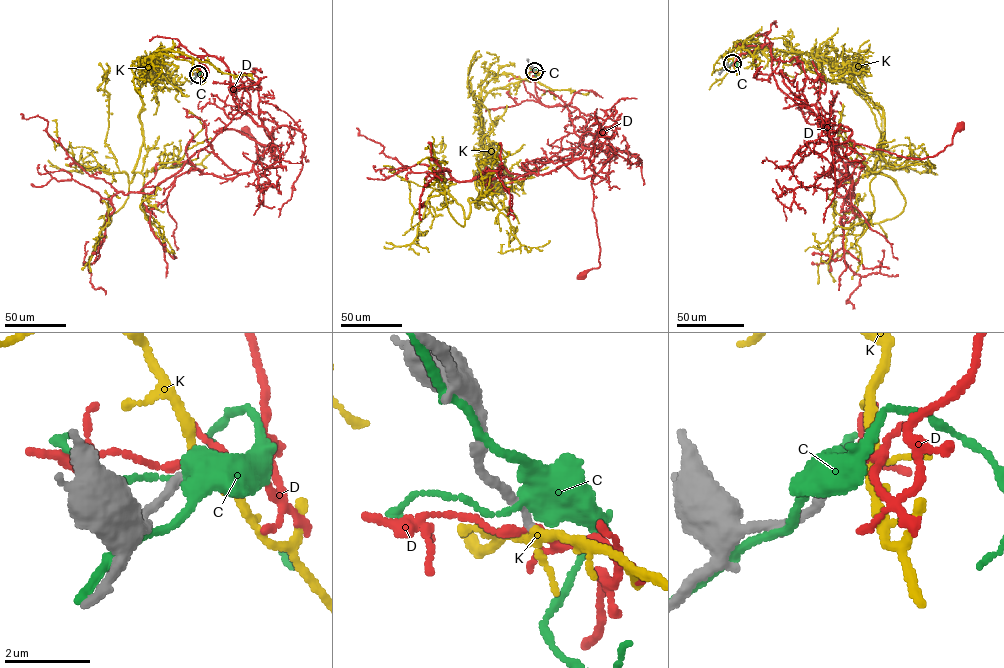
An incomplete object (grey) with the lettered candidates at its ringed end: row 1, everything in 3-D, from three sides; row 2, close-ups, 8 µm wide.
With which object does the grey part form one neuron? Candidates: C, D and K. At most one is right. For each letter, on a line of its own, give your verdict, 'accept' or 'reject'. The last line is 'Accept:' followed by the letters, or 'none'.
C: reject
D: reject
K: reject
Accept: none

